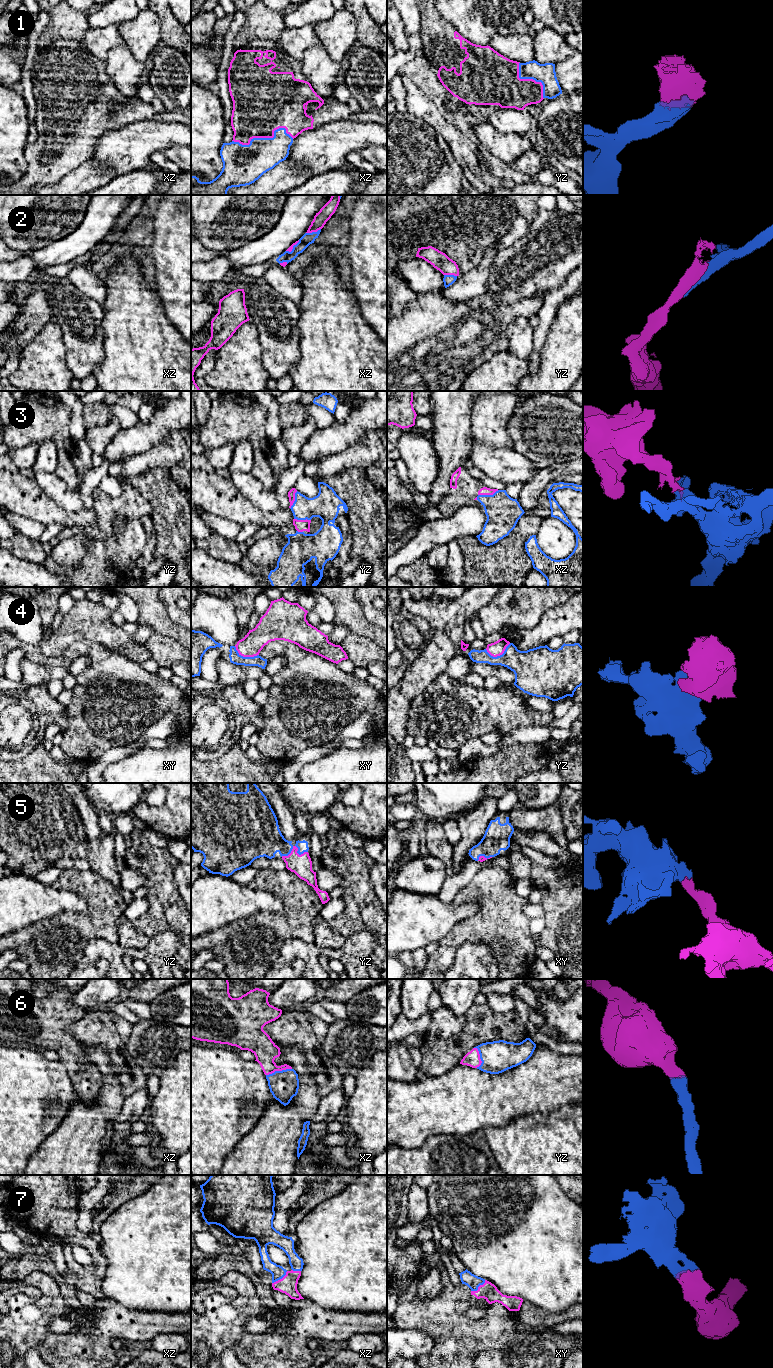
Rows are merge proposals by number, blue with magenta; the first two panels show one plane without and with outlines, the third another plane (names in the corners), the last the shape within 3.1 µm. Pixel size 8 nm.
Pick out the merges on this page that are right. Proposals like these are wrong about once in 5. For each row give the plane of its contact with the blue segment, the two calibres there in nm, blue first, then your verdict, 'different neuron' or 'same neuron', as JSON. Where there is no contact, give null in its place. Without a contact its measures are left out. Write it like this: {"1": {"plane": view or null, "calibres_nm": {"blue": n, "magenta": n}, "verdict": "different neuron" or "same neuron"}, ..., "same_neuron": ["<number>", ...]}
{"1": {"plane": "xz", "calibres_nm": {"blue": 300, "magenta": 440}, "verdict": "same neuron"}, "2": {"plane": "xz", "calibres_nm": {"blue": 100, "magenta": 110}, "verdict": "different neuron"}, "3": {"plane": "xz", "calibres_nm": {"blue": 280, "magenta": 60}, "verdict": "same neuron"}, "4": {"plane": "yz", "calibres_nm": {"blue": 240, "magenta": 120}, "verdict": "different neuron"}, "5": {"plane": "yz", "calibres_nm": {"blue": 90, "magenta": 170}, "verdict": "same neuron"}, "6": {"plane": "xz", "calibres_nm": {"blue": 240, "magenta": 190}, "verdict": "same neuron"}, "7": {"plane": "xy", "calibres_nm": {"blue": 110, "magenta": 140}, "verdict": "same neuron"}, "same_neuron": ["1", "3", "5", "6", "7"]}

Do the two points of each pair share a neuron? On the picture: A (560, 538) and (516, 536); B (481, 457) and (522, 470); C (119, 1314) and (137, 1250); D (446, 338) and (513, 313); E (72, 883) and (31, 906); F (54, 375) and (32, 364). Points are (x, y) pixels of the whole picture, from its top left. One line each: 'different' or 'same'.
A: different
B: same
C: different
D: same
E: different
F: same

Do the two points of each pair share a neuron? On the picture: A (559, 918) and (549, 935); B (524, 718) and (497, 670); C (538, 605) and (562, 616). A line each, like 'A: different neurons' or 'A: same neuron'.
A: same neuron
B: different neurons
C: different neurons

